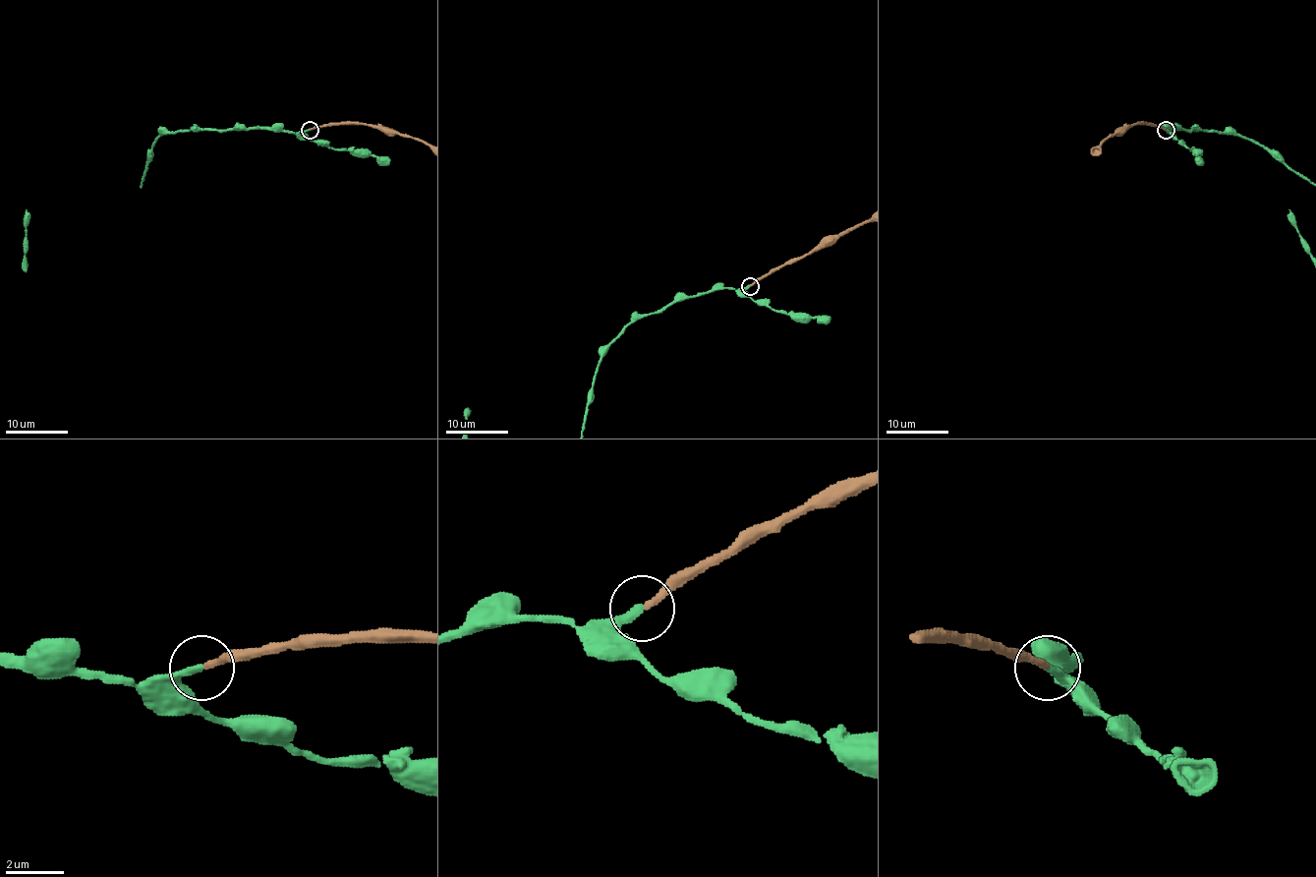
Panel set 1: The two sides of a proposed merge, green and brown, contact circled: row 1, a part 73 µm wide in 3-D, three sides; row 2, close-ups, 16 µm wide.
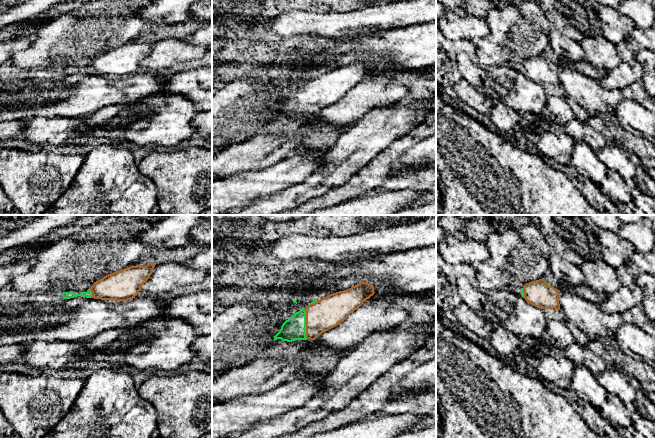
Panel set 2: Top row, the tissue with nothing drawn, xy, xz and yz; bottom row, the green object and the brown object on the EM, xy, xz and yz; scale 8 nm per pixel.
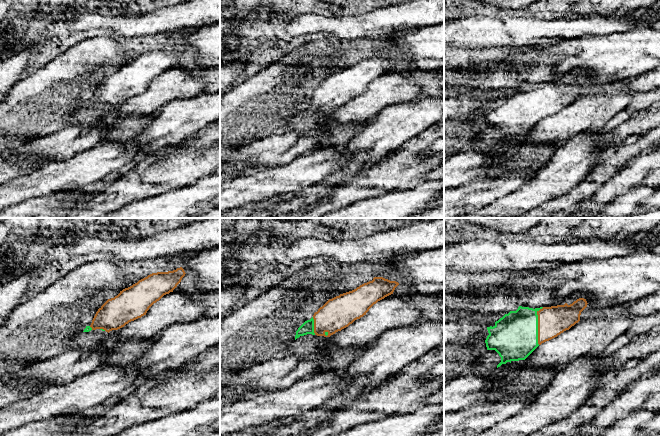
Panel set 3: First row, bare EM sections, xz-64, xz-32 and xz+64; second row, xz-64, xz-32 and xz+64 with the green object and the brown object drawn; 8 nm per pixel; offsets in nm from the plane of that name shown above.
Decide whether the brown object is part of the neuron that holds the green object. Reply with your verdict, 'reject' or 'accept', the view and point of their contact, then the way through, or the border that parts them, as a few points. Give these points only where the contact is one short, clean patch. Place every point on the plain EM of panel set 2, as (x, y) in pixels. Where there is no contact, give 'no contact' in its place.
accept; meets green in xz at (305, 99); runs through xz (294, 104), (305, 99), (328, 88)

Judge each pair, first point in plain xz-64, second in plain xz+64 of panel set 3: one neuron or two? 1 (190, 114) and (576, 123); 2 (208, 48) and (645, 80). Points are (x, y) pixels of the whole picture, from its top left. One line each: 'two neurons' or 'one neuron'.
1: two neurons
2: two neurons

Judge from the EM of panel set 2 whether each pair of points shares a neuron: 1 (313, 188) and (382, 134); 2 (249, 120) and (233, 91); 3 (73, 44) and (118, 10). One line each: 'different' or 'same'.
1: same
2: same
3: same

